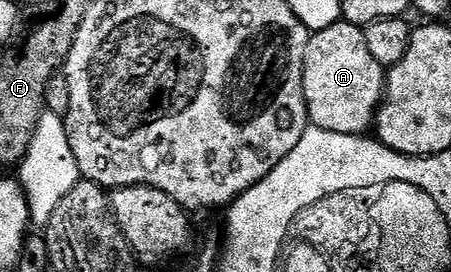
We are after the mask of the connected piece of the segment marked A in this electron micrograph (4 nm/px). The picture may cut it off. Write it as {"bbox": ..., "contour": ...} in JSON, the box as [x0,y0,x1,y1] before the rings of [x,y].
{"bbox":[302,19,384,135],"contour":[[[340,19],[332,27],[311,32],[310,42],[304,51],[302,90],[306,100],[306,115],[313,128],[336,131],[340,135],[362,135],[367,132],[369,125],[371,128],[375,124],[376,110],[384,96],[384,66],[368,55],[368,43],[364,43],[359,26]]]}

